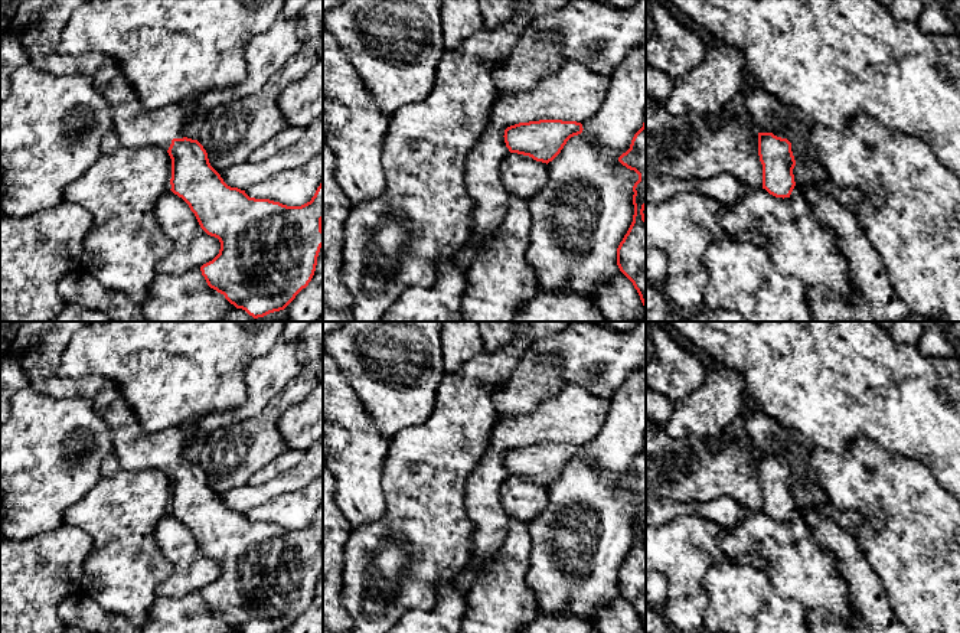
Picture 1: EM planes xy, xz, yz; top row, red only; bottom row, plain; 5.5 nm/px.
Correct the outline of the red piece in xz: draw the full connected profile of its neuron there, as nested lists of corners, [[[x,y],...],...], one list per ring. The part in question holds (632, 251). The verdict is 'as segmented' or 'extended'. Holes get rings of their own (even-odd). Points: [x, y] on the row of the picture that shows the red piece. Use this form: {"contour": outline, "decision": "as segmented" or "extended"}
{"contour": [[[646,114],[643,127],[634,134],[630,149],[618,161],[639,174],[633,186],[633,222],[617,248],[617,265],[633,283],[646,310]]], "decision": "as segmented"}

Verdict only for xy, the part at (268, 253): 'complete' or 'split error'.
split error

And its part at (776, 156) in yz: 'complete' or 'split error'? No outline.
split error

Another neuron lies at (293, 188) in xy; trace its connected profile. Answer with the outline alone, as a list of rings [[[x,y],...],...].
[[[317,156],[300,167],[281,172],[249,186],[245,193],[255,199],[270,199],[287,206],[301,206],[311,200],[321,182],[323,156]]]

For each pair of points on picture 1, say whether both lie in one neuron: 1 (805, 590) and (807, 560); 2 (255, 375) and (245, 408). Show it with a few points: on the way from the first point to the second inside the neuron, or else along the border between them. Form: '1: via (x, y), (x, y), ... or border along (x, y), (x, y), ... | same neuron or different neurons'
1: via (805, 583), (805, 567) | same neuron
2: via (255, 384), (254, 400) | same neuron

